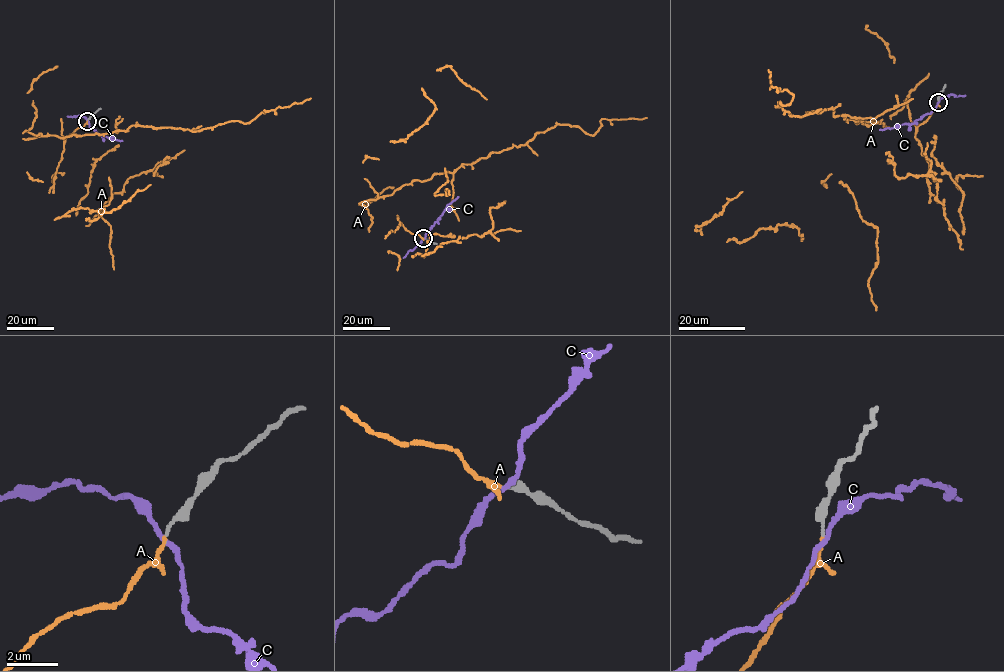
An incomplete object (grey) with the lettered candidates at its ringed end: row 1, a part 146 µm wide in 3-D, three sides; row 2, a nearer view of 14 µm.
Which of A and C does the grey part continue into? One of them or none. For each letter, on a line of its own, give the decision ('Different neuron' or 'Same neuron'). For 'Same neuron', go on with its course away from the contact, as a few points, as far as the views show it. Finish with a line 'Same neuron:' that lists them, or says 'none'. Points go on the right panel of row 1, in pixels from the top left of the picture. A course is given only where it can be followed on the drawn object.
A: Same neuron
C: Different neuron
Same neuron: A

